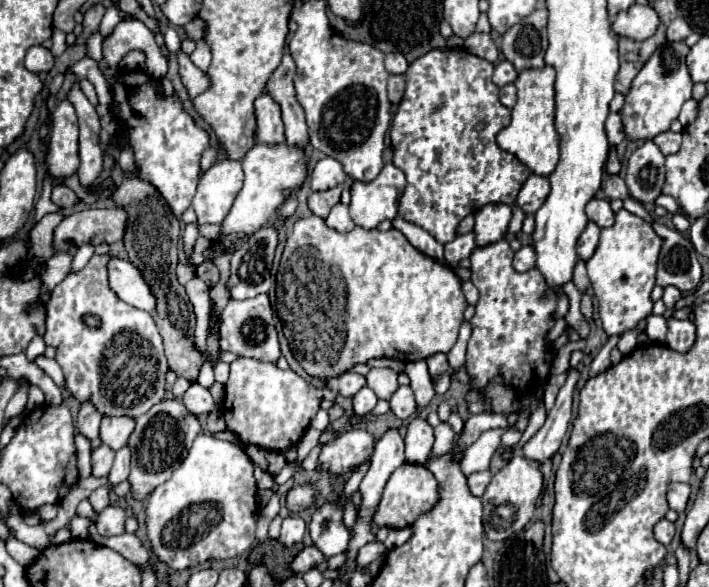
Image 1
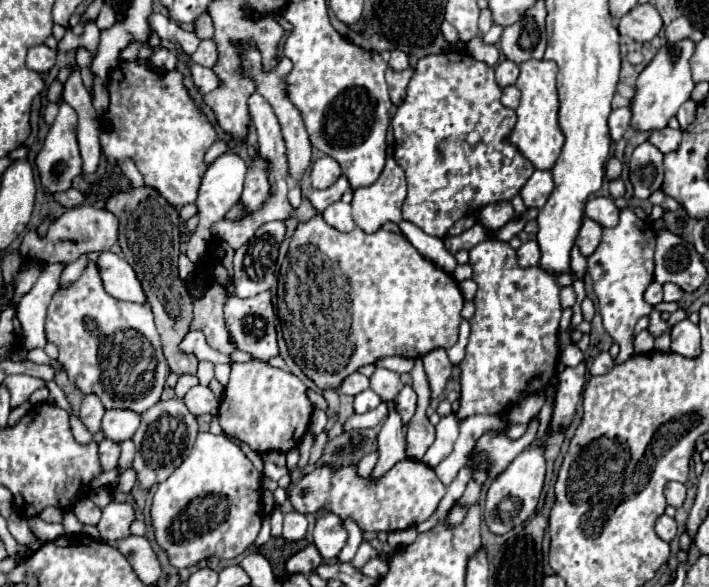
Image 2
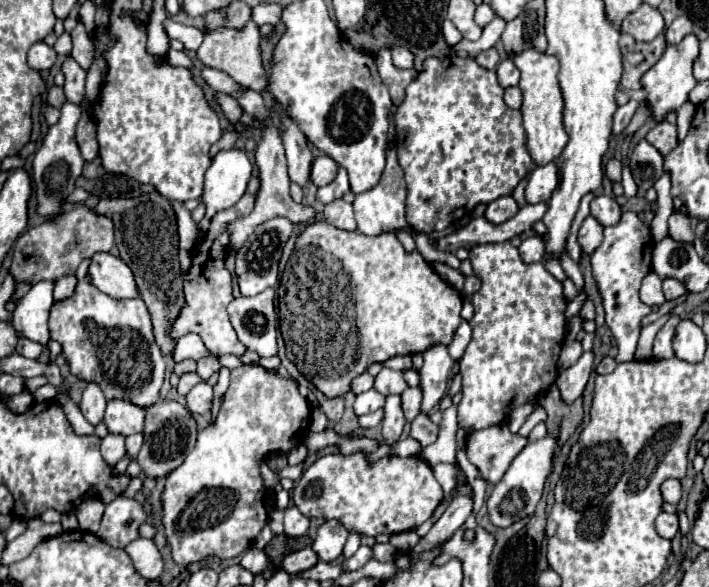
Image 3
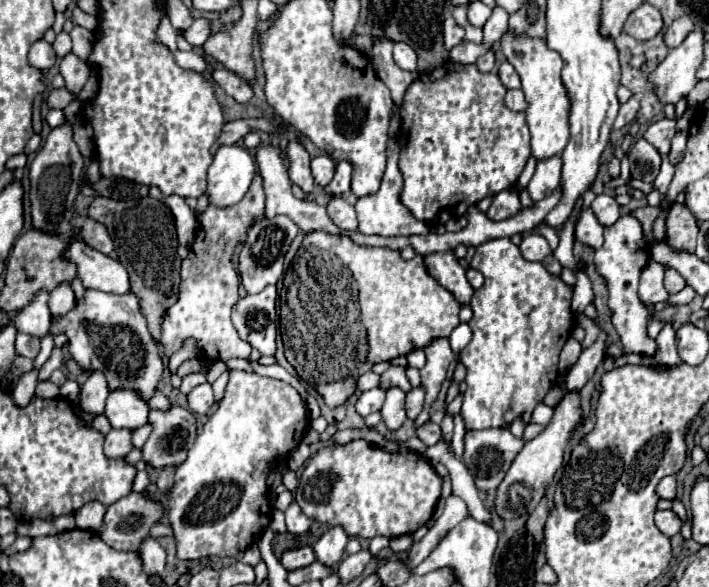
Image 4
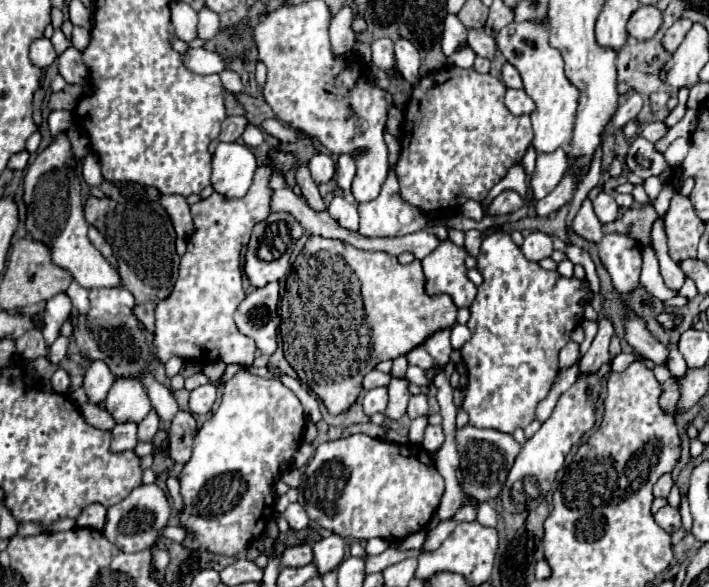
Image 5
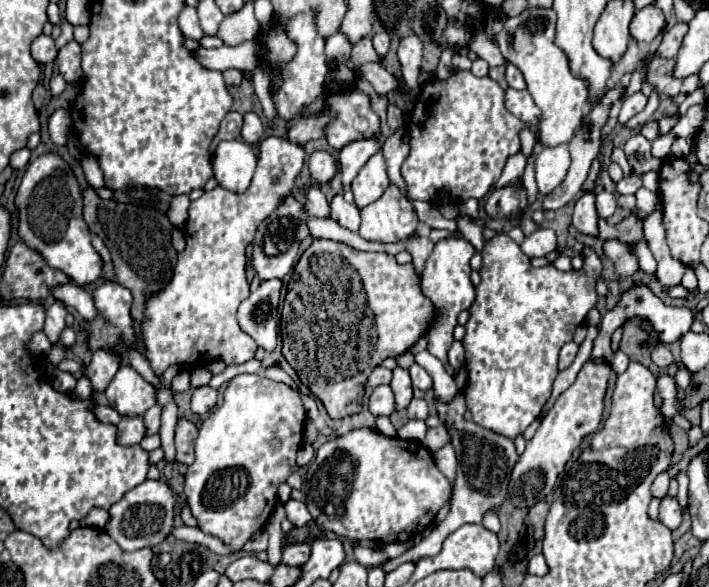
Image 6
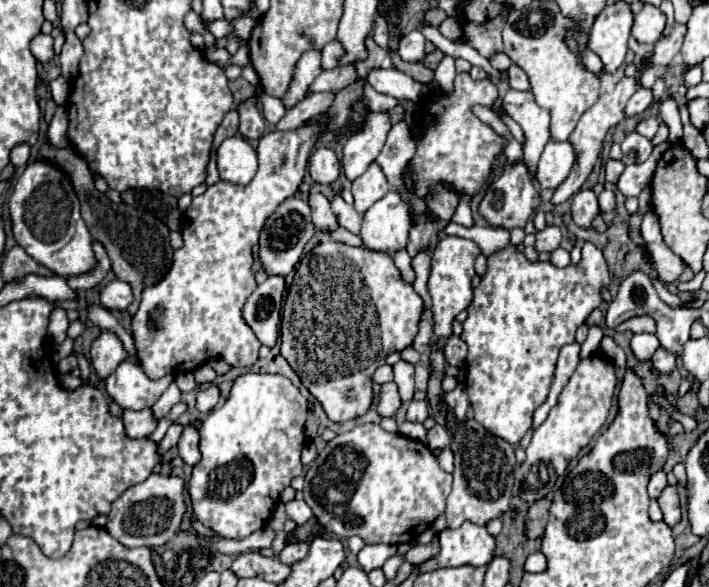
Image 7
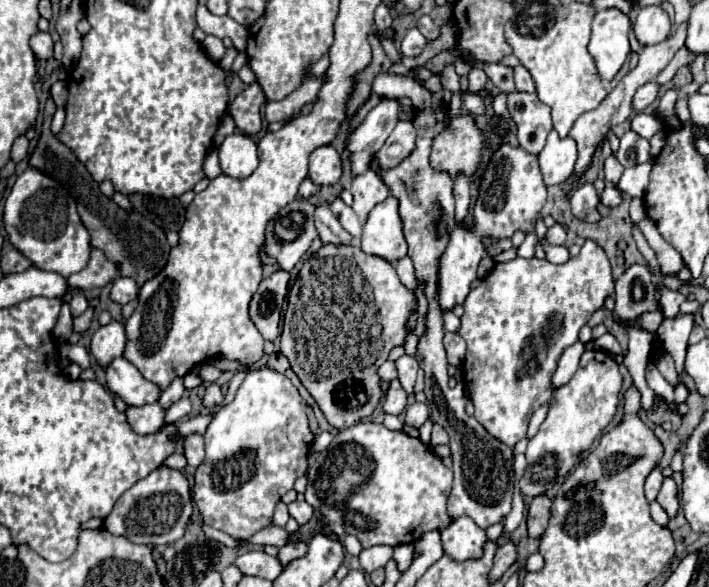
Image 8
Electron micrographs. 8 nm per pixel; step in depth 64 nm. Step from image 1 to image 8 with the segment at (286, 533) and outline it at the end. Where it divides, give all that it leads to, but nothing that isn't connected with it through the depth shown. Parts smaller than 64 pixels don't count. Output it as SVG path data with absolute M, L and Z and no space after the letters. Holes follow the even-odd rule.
M294 500L294 502L288 504L288 512L298 524L306 524L312 518L314 508L306 500Z

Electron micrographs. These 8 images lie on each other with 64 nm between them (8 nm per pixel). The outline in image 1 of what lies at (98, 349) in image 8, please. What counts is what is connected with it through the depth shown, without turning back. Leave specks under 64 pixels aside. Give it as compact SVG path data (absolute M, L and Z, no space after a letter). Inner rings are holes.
M84 402L78 412L78 418L76 418L76 428L82 436L86 436L92 442L98 438L100 420L102 420L102 416L98 414L98 410L90 402Z

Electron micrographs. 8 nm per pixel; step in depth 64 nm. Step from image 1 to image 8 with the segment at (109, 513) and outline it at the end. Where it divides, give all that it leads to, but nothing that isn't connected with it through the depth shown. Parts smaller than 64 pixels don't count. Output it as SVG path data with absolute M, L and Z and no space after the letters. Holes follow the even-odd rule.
M164 466L150 472L144 480L136 482L120 496L120 500L114 504L114 510L104 520L104 528L114 536L124 536L126 540L132 540L134 544L166 546L182 538L192 508L194 502L186 476L180 470Z

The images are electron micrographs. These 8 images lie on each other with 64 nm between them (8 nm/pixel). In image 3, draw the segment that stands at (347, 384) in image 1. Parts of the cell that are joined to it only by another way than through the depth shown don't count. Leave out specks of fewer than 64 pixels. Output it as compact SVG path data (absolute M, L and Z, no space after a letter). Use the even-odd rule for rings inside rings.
M364 372L364 374L356 376L356 380L352 380L352 384L350 384L350 392L354 392L354 394L362 394L362 392L370 390L372 384L374 384L374 378L372 378L370 374Z

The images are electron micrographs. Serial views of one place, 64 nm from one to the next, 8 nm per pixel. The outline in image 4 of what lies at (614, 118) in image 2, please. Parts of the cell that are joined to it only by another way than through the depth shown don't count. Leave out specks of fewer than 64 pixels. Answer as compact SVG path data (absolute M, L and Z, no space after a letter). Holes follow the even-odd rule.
M630 98L626 104L622 104L622 106L620 106L620 112L618 112L618 116L616 116L616 122L614 122L614 130L620 130L620 128L624 128L626 124L630 124L630 122L634 120L638 108L640 108L640 102L638 102L636 98Z

